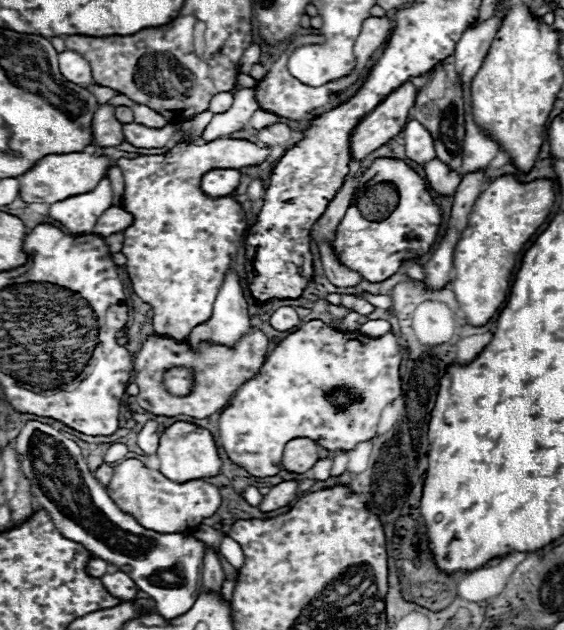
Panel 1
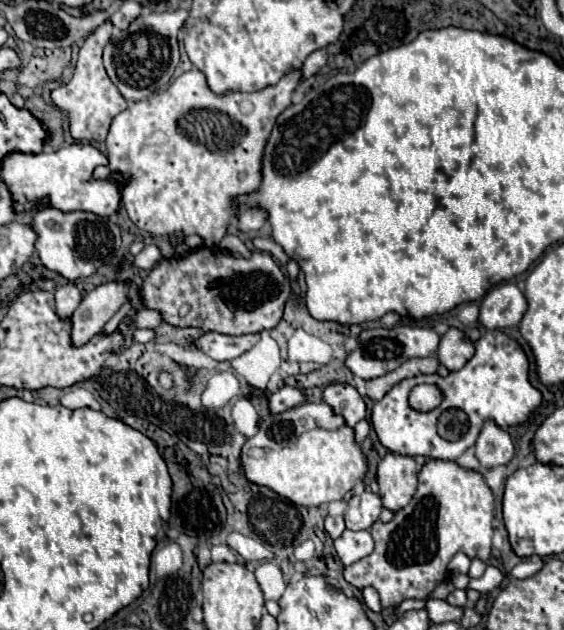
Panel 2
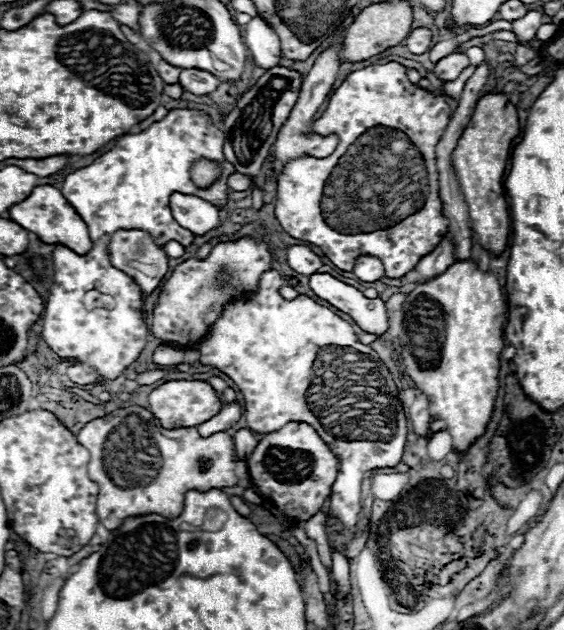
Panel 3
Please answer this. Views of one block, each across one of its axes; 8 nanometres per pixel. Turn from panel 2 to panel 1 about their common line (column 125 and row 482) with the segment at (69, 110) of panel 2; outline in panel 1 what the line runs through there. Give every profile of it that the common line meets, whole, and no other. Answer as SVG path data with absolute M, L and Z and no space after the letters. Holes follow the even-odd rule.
M102 464L102 466L98 466L96 470L94 470L94 476L96 476L96 480L106 488L108 484L110 484L110 480L112 480L112 476L114 476L114 468L112 466L106 466L106 464Z

